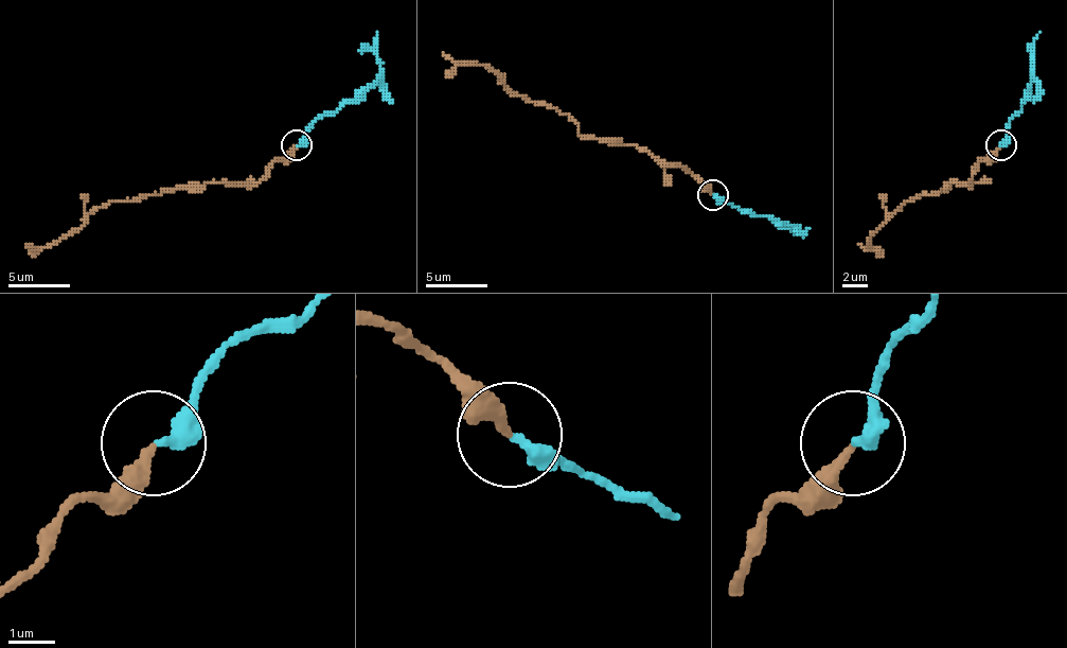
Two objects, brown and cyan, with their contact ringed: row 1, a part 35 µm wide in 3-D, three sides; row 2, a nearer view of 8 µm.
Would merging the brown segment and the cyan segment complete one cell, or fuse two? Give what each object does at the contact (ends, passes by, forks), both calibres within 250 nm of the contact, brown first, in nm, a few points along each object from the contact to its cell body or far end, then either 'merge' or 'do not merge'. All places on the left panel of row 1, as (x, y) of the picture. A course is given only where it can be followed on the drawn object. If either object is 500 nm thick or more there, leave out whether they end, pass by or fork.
brown ends there; cyan passes by; 240 nm thick on the brown side, 200 nm on the other; brown runs (297, 145), (250, 186), (216, 182), (167, 189), (96, 207), (66, 238), (35, 247), (25, 244); cyan runs (297, 145), (318, 118), (352, 103), (377, 77), (377, 32); merge

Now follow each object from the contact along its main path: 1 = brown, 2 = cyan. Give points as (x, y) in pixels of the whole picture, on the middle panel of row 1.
1: (713, 194), (689, 173), (634, 145), (585, 139), (566, 114), (514, 95), (483, 65), (452, 62), (443, 52)
2: (713, 194), (735, 207), (794, 225), (794, 234)

